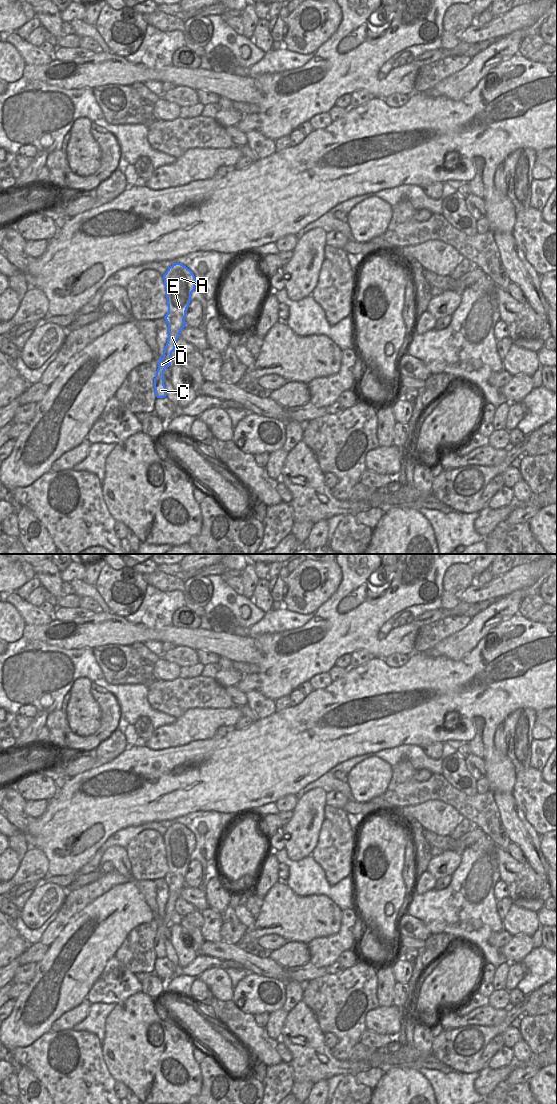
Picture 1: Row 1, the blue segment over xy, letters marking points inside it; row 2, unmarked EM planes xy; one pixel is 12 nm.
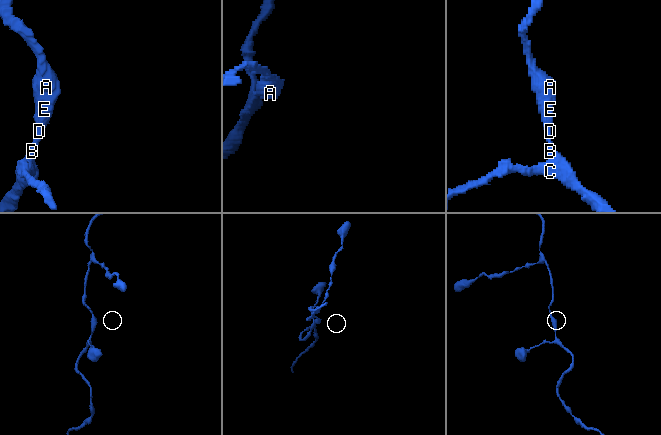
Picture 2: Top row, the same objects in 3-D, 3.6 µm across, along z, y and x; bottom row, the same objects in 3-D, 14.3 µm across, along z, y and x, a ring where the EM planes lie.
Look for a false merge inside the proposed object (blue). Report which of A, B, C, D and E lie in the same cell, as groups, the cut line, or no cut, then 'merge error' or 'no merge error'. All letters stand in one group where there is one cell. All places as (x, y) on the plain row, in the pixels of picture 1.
groups A B C D E; cut none; no merge error

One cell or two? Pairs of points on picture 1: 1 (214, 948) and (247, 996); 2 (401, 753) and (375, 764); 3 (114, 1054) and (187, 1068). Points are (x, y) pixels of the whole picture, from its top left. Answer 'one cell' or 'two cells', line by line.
1: two cells
2: two cells
3: one cell

